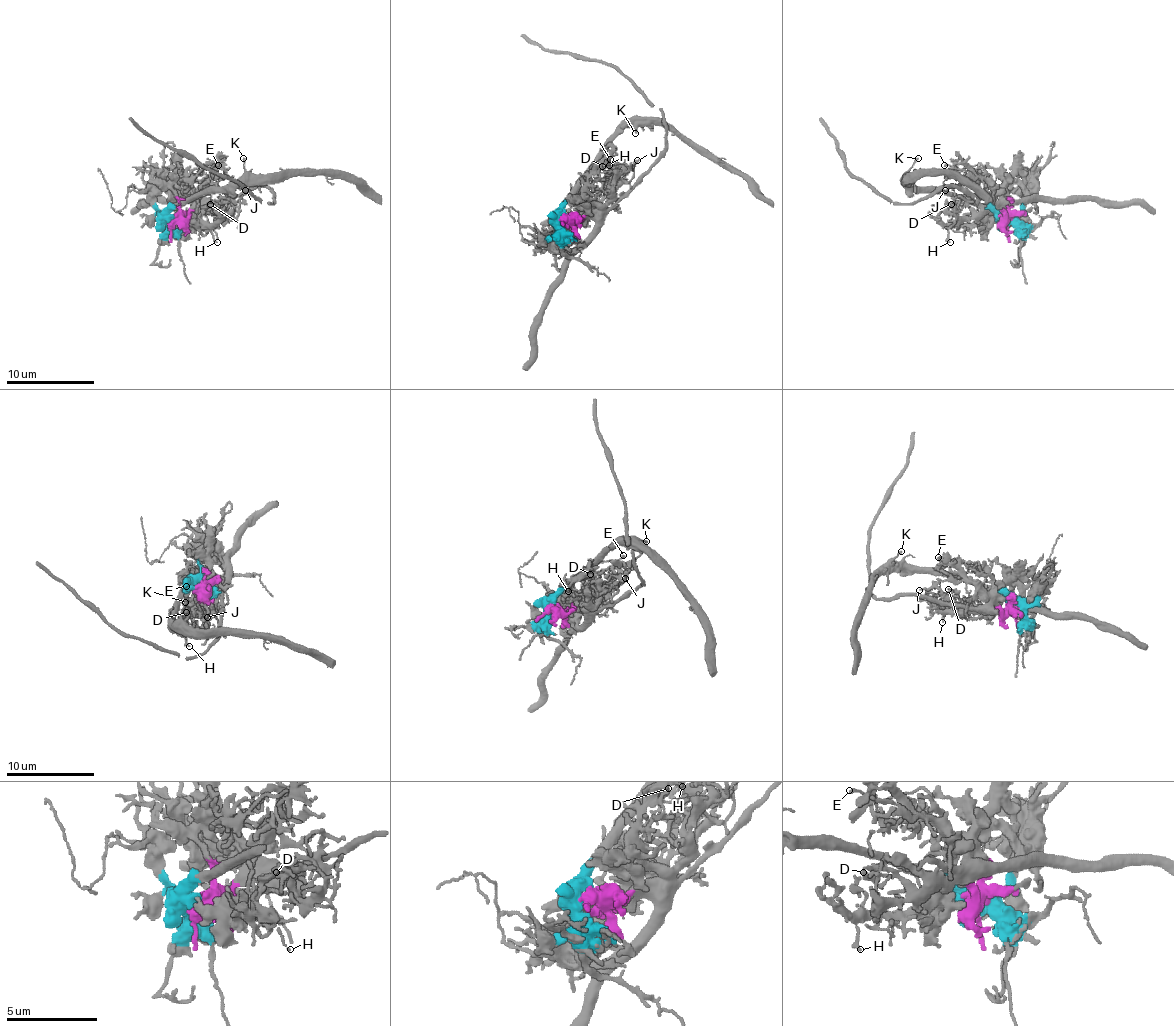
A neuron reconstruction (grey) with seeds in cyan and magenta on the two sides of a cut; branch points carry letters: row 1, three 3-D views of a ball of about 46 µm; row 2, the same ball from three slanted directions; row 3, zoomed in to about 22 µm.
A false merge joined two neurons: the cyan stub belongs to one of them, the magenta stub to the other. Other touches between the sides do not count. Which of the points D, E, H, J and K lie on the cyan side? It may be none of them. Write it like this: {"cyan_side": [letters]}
{"cyan_side": ["K"]}

